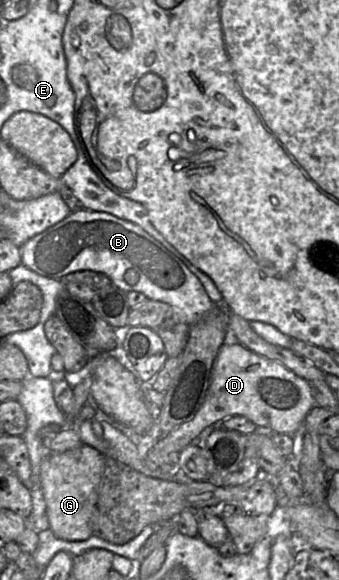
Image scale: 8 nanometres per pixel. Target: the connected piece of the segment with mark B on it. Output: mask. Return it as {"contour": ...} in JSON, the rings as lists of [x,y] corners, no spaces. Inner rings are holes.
{"contour":[[[84,208],[71,212],[56,225],[28,240],[20,247],[20,251],[21,264],[41,276],[59,280],[68,274],[82,270],[104,273],[111,279],[112,285],[126,293],[137,291],[144,294],[148,300],[170,305],[179,319],[189,326],[199,322],[217,306],[208,297],[200,280],[179,258],[137,224],[106,212]]]}

